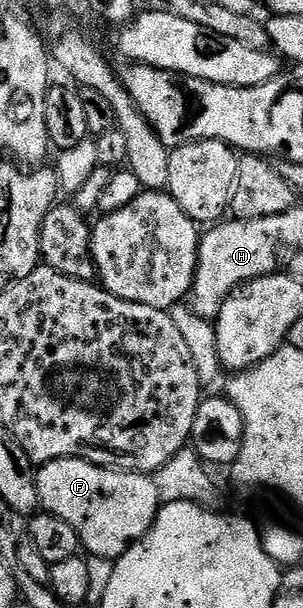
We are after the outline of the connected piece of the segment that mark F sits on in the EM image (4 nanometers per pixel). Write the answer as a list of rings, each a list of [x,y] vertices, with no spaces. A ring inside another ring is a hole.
[[[66,457],[60,461],[49,461],[36,472],[39,504],[46,512],[65,519],[73,531],[77,531],[79,544],[90,556],[118,559],[133,543],[137,543],[149,531],[159,514],[161,502],[157,487],[146,473],[125,473],[122,469],[109,469],[95,465],[92,461],[78,461]]]

